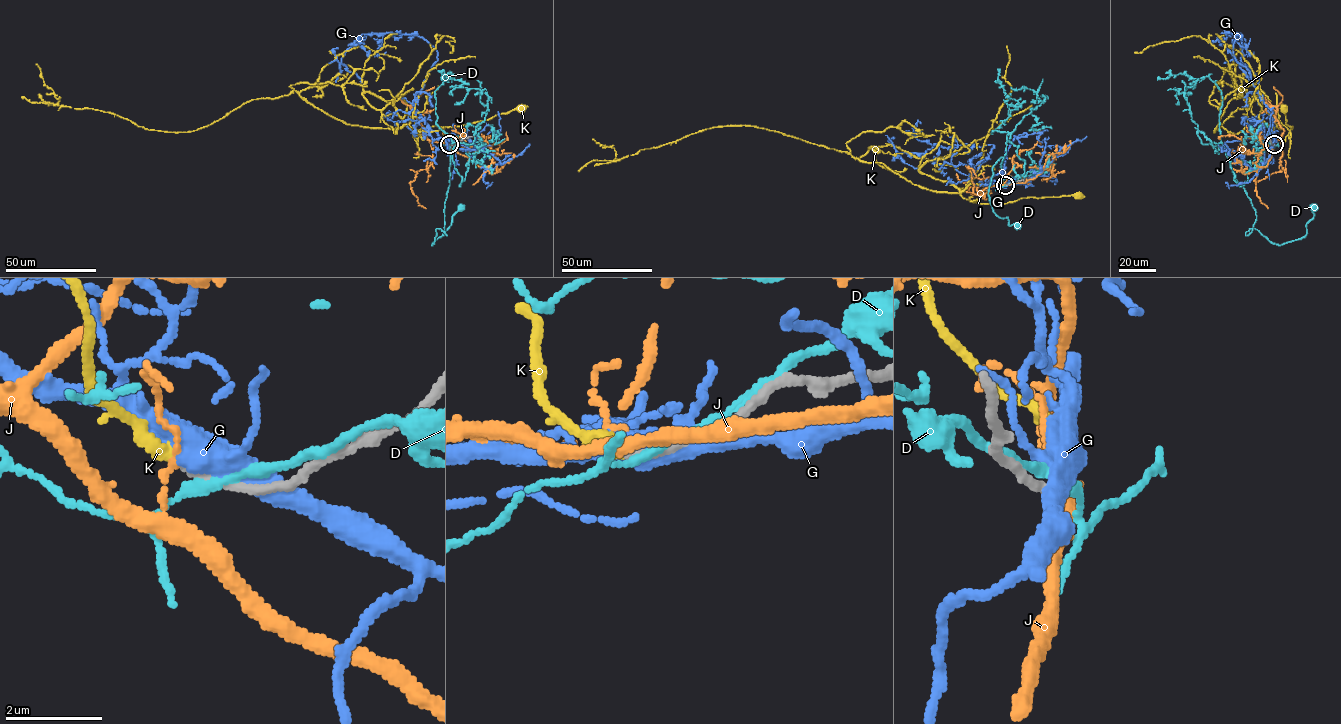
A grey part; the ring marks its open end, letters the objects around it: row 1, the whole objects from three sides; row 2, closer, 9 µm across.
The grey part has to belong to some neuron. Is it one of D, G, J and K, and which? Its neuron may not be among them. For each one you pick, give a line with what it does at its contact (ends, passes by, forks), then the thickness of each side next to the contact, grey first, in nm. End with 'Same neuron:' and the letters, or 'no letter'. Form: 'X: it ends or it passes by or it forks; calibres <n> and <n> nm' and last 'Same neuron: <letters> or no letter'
K: it ends; calibres 190 and 220 nm
Same neuron: K

